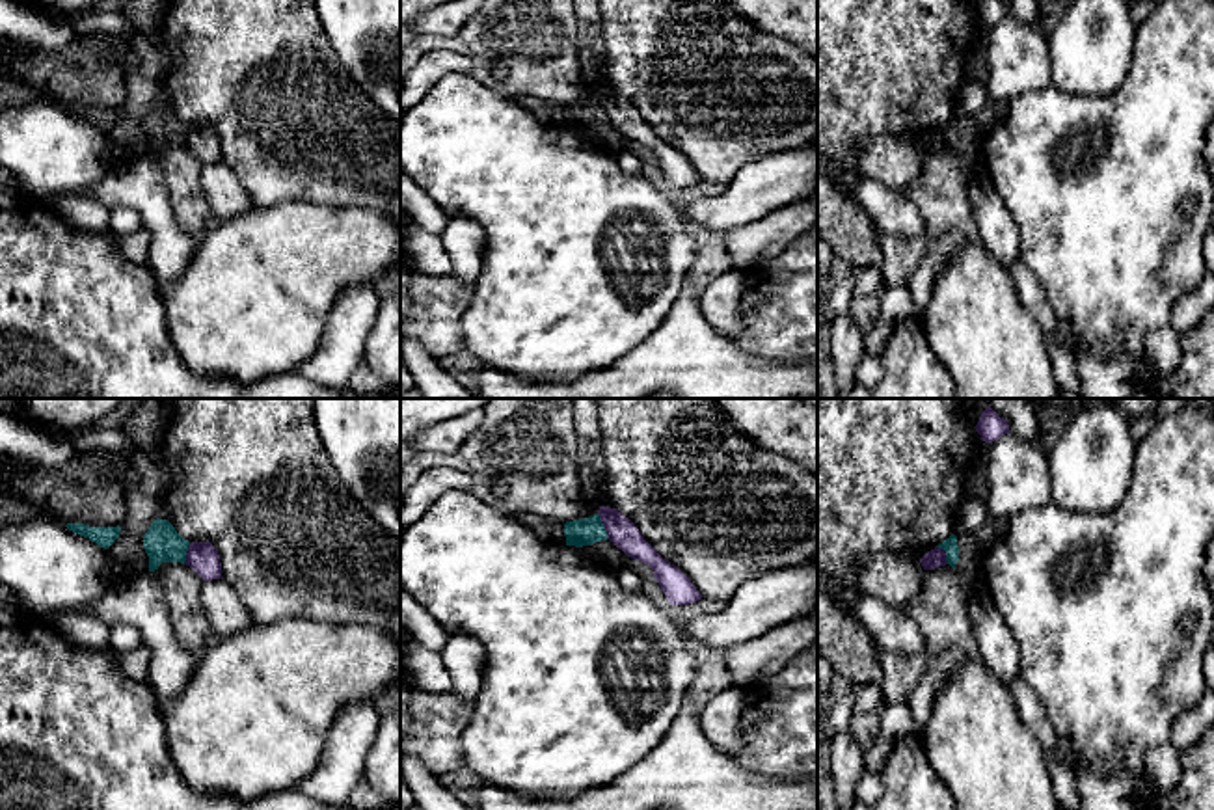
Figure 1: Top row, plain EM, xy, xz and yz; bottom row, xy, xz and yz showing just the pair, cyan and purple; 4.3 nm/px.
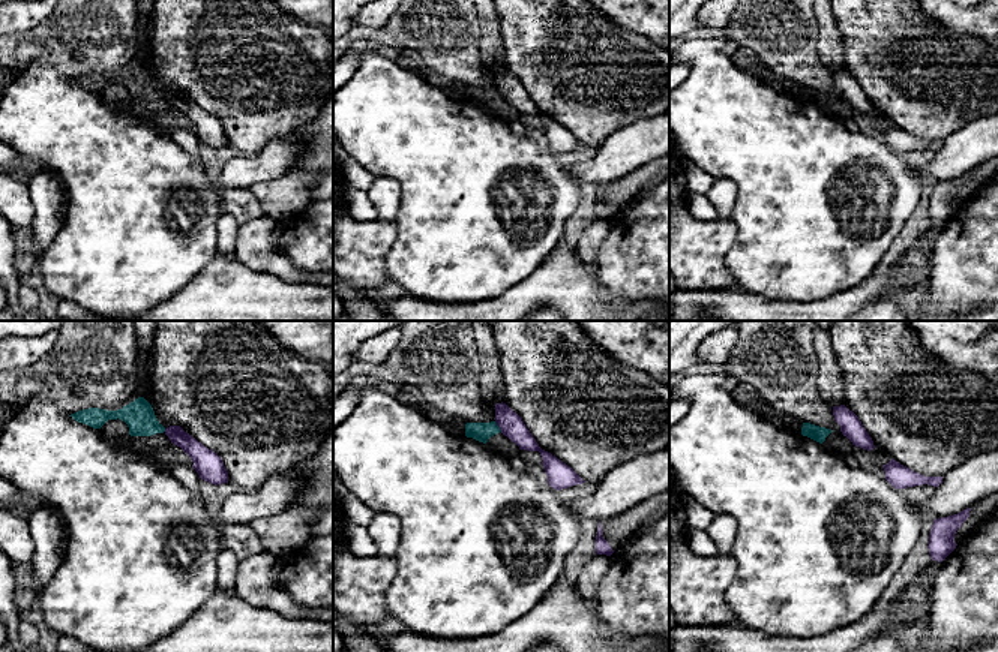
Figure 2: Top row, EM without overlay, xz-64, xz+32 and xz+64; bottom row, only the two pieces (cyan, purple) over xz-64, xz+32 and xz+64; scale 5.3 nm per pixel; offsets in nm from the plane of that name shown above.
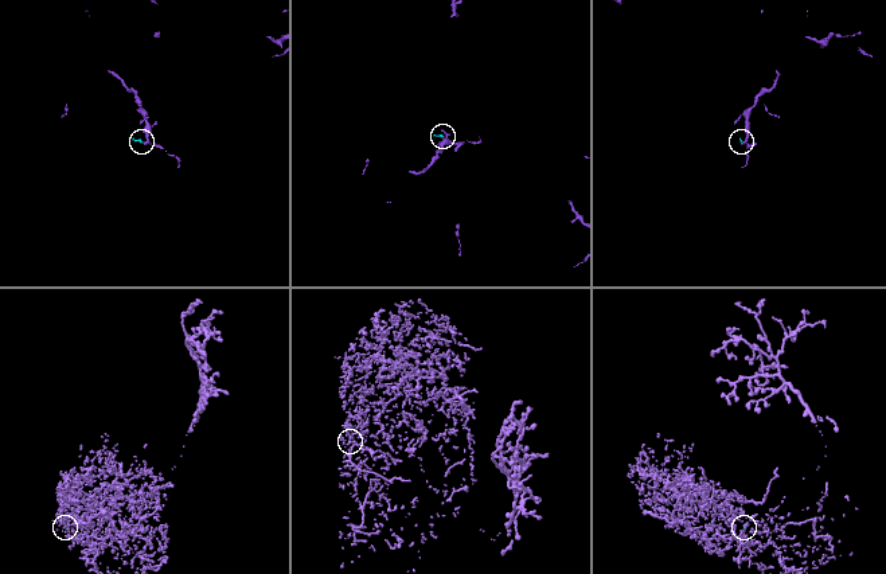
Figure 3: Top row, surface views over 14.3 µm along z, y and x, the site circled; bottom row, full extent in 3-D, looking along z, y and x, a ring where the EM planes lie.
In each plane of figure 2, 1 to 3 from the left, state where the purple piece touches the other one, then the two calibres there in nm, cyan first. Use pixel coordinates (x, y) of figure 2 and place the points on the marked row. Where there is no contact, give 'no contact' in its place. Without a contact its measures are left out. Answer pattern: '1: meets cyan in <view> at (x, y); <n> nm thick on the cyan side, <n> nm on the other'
1: no contact
2: meets cyan in xz+32 at (497, 426); 100 nm thick on the cyan side, 130 nm on the other
3: no contact

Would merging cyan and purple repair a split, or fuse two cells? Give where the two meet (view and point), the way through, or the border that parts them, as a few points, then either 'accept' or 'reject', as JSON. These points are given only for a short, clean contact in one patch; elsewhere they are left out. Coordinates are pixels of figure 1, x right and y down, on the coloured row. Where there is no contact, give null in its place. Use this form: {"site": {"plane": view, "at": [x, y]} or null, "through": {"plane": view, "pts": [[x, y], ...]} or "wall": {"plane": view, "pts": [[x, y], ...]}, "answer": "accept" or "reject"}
{"site": {"plane": "xz", "at": [602, 526]}, "wall": {"plane": "xz", "pts": [[598, 512], [609, 537]]}, "answer": "reject"}

